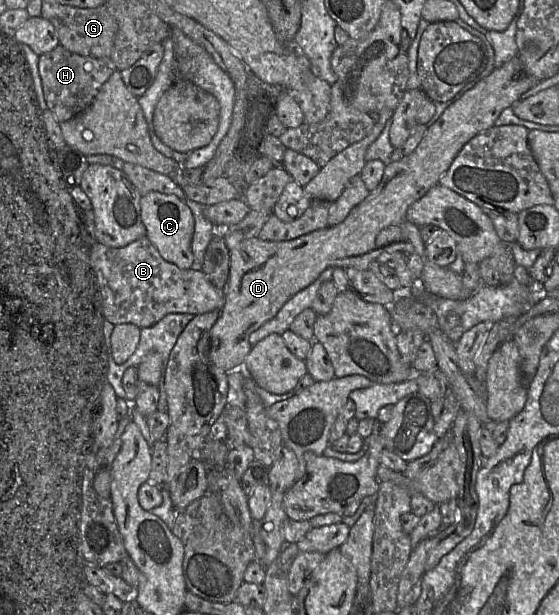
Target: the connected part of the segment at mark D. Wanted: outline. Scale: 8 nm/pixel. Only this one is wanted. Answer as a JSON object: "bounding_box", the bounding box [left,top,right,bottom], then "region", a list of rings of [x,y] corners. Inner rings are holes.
{"bounding_box":[210,57,539,371],"region":[[[518,57],[496,67],[491,74],[478,81],[460,99],[451,104],[440,118],[428,127],[425,136],[413,153],[400,161],[391,161],[386,165],[379,185],[355,206],[341,223],[288,241],[248,238],[230,249],[230,271],[224,287],[224,305],[210,334],[210,353],[214,363],[225,371],[243,365],[253,347],[249,341],[250,334],[271,320],[292,296],[317,280],[324,270],[329,267],[354,267],[359,270],[369,270],[370,263],[376,260],[381,253],[398,251],[406,256],[412,253],[420,255],[424,260],[424,268],[418,284],[421,284],[429,293],[442,298],[452,300],[469,298],[473,293],[464,287],[462,274],[453,272],[449,267],[441,267],[427,258],[426,243],[421,237],[420,227],[408,221],[406,213],[414,202],[423,197],[433,186],[439,184],[441,176],[449,169],[454,158],[468,141],[494,126],[495,120],[504,109],[520,101],[521,95],[539,82],[525,72]]]}

